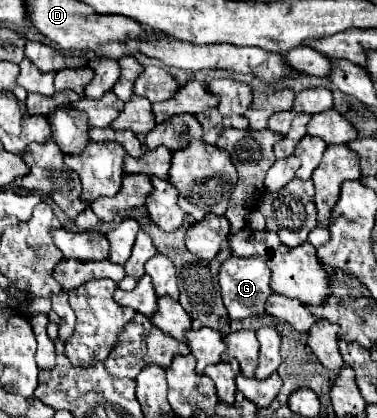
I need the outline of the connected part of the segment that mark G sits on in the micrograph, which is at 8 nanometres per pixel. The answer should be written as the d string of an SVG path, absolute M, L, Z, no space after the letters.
M230 257L228 261L222 263L220 267L220 289L222 289L222 299L224 307L228 311L230 319L246 319L246 317L260 317L266 313L266 301L272 295L270 289L270 271L268 265L264 263L264 257Z

